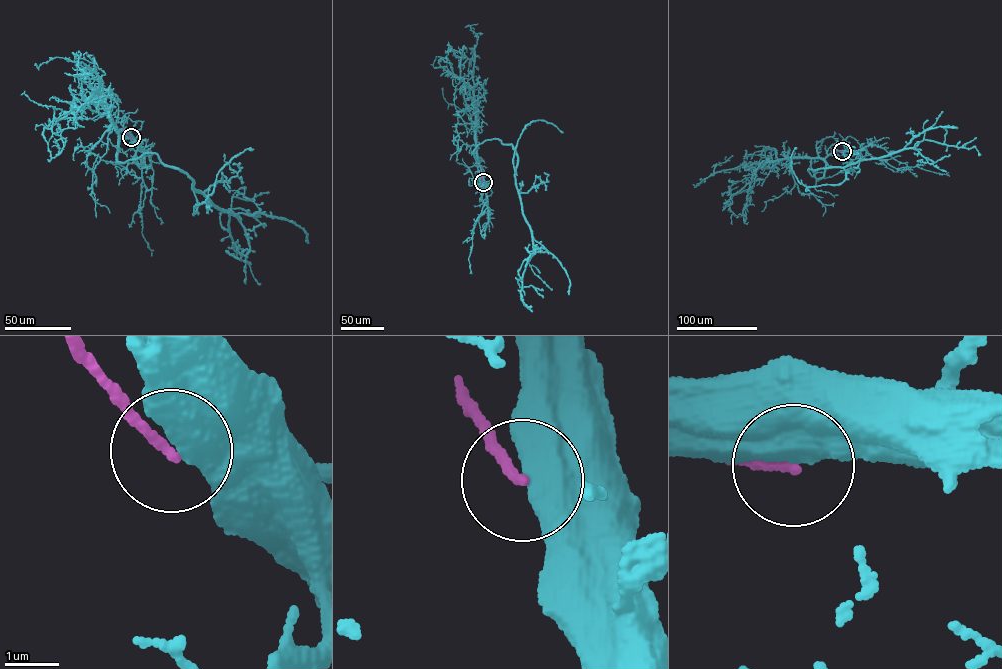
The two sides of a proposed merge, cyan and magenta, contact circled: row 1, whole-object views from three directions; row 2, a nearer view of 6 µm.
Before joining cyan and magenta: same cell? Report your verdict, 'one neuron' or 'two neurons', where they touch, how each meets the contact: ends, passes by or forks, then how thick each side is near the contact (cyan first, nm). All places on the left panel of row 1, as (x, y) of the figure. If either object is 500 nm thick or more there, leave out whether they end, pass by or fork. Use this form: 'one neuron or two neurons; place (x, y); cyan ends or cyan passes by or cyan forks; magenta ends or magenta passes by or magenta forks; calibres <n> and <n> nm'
two neurons; place (131, 137); calibres 750 and 170 nm

